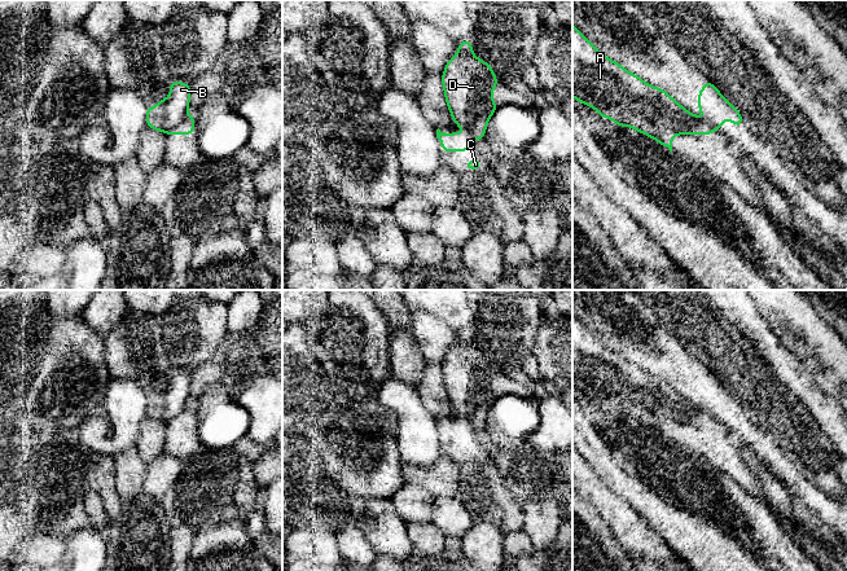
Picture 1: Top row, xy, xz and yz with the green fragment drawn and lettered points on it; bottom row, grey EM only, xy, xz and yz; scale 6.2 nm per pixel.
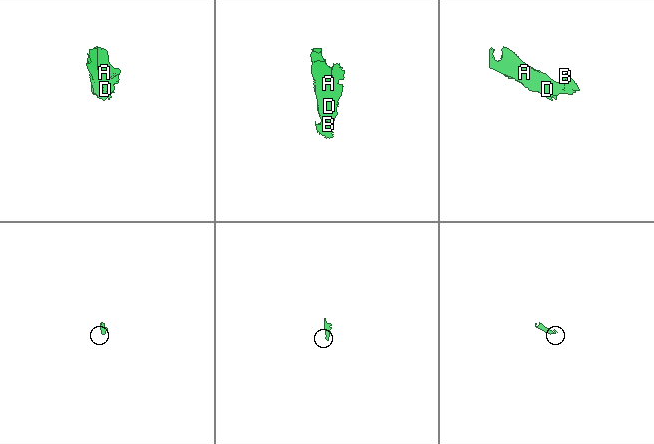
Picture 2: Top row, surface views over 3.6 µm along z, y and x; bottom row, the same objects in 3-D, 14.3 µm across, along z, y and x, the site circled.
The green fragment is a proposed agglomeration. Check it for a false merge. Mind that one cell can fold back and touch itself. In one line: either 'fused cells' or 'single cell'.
fused cells

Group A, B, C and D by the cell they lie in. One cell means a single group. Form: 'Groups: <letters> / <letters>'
Groups: A D / B C

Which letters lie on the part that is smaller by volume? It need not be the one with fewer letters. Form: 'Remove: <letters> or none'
Remove: B, C

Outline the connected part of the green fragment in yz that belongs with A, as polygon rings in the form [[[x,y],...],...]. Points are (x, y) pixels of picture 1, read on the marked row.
[[[572,25],[572,97],[593,107],[602,118],[611,118],[619,126],[628,126],[672,153],[673,135],[712,135],[714,128],[689,113],[666,91],[653,87],[637,75],[627,71],[618,62],[605,57]]]

